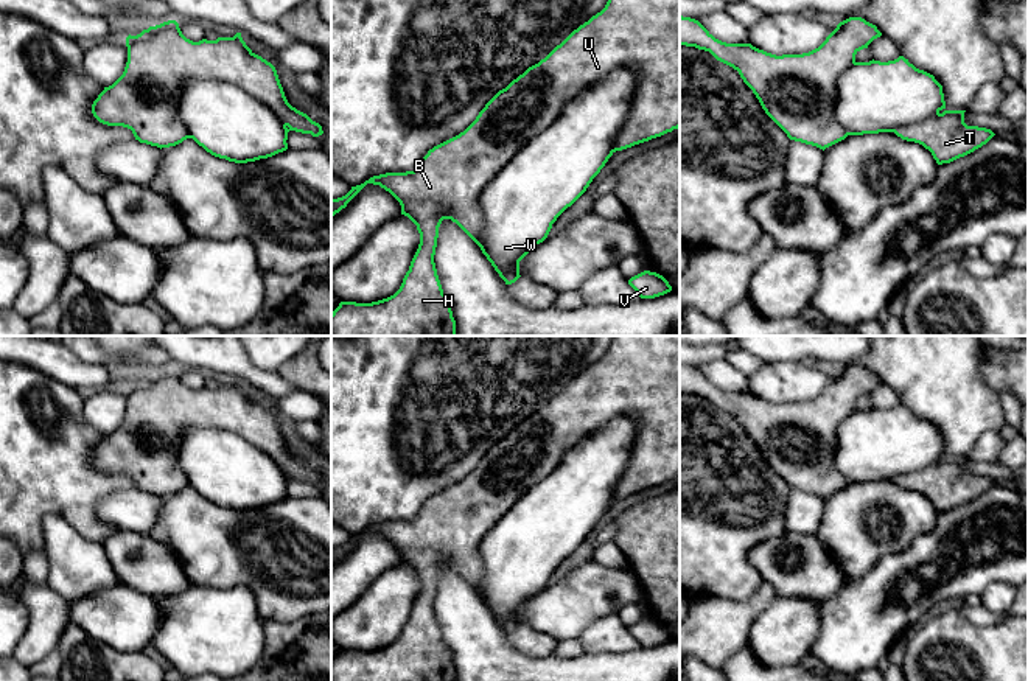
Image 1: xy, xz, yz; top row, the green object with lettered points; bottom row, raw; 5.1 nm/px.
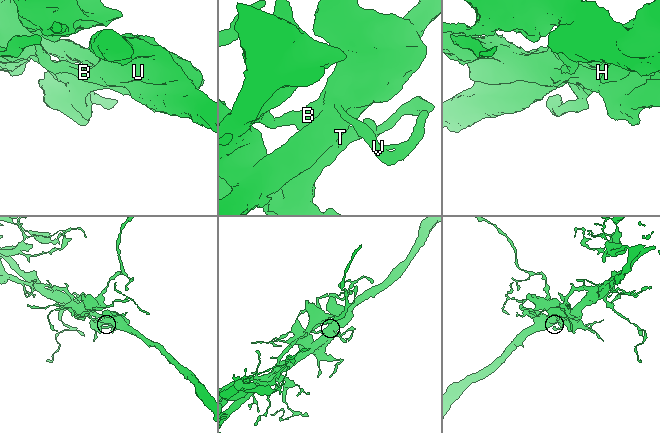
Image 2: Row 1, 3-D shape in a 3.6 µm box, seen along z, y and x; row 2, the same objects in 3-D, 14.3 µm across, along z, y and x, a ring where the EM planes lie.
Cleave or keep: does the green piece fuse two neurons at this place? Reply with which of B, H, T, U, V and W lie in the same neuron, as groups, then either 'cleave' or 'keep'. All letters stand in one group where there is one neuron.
groups B H T U V / W; cleave

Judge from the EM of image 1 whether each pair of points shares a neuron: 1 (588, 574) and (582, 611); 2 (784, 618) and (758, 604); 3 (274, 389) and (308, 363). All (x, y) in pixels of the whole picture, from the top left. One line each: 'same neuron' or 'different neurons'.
1: same neuron
2: different neurons
3: different neurons

